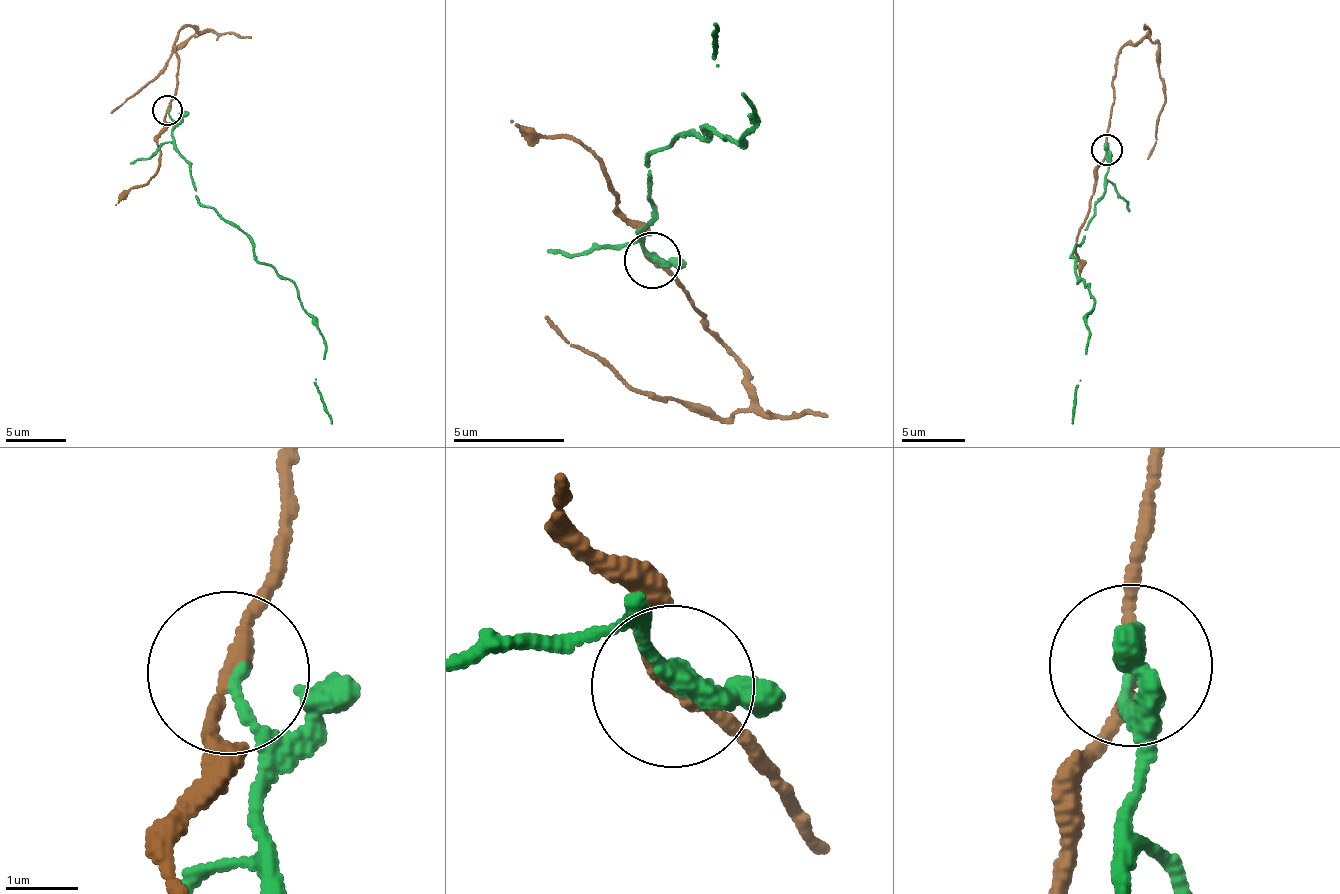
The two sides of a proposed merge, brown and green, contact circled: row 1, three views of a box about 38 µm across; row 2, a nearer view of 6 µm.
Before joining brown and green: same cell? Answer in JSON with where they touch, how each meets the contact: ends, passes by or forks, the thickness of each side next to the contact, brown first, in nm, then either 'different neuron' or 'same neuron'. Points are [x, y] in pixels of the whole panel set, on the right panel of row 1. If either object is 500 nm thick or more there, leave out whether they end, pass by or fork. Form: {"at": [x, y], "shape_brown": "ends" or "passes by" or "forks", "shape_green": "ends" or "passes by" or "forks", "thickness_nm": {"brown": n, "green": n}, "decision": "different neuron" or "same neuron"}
{"at": [1106, 149], "shape_brown": "passes by", "shape_green": "ends", "thickness_nm": {"brown": 170, "green": 130}, "decision": "different neuron"}

